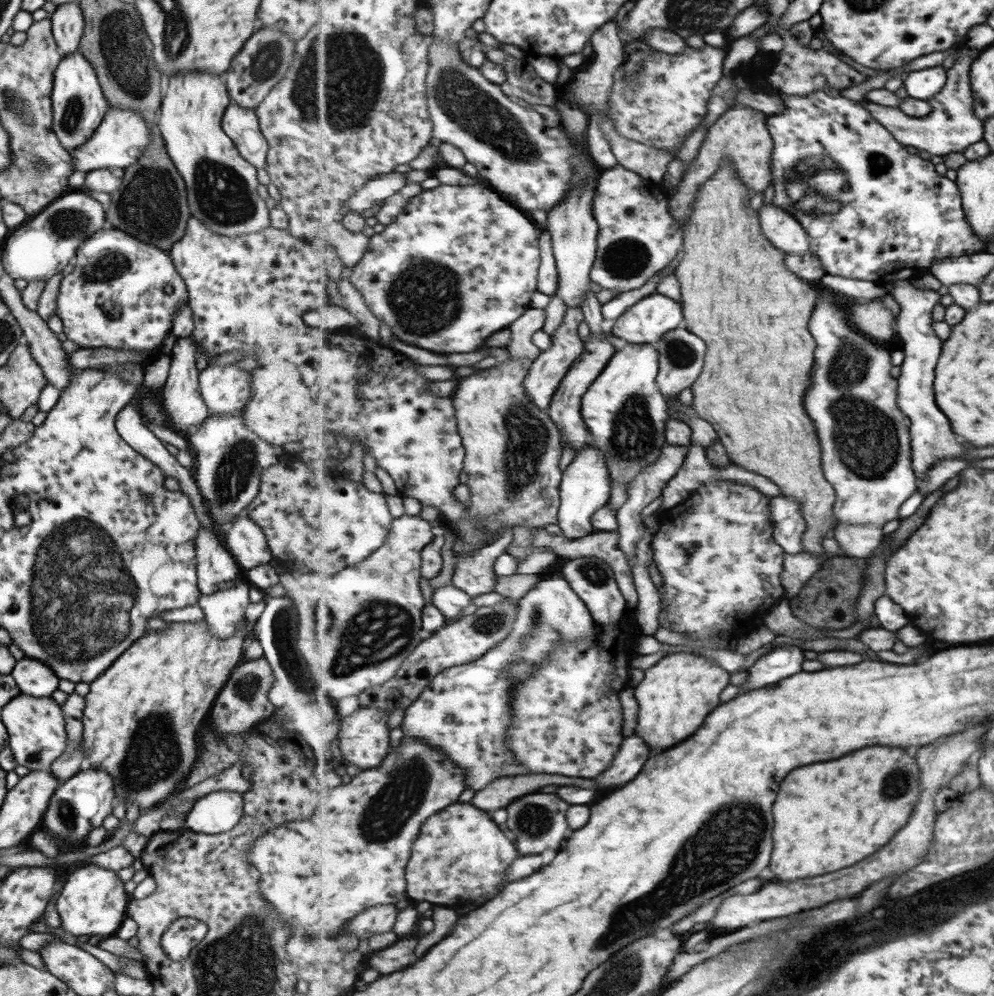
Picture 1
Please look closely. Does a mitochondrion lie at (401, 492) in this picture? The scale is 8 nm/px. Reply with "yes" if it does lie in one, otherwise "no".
no

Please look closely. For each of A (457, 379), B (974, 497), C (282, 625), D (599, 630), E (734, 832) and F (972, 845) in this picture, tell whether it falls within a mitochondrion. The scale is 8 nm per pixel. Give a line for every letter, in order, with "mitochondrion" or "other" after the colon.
A: other
B: other
C: mitochondrion
D: other
E: mitochondrion
F: other

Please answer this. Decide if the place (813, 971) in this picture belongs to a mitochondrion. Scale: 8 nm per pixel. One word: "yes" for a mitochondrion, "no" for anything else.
no

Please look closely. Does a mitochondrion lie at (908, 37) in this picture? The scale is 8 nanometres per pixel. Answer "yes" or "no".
no

